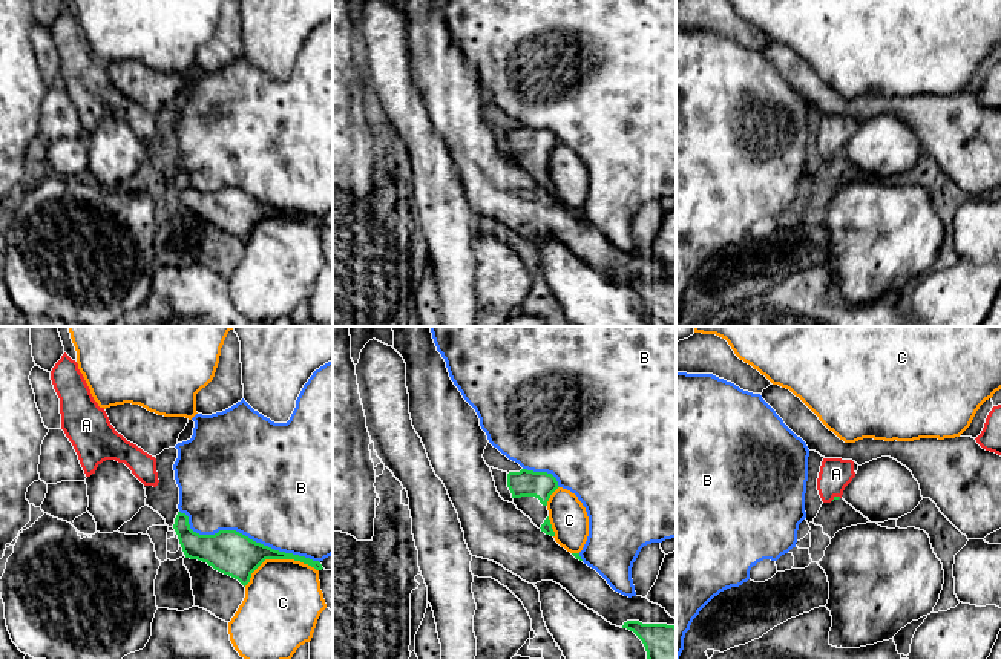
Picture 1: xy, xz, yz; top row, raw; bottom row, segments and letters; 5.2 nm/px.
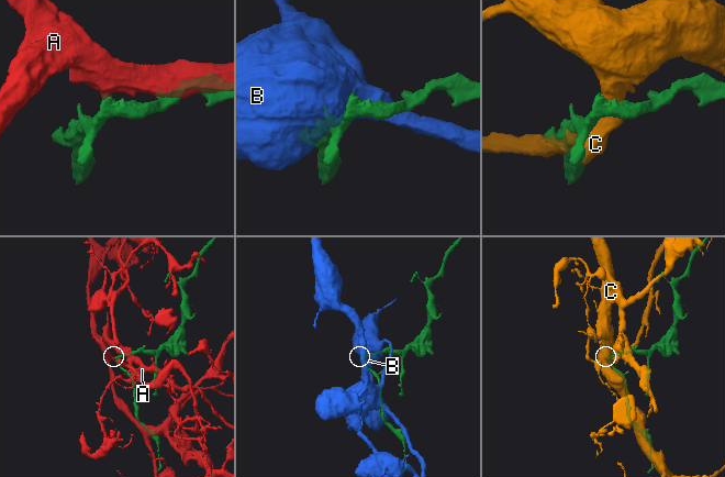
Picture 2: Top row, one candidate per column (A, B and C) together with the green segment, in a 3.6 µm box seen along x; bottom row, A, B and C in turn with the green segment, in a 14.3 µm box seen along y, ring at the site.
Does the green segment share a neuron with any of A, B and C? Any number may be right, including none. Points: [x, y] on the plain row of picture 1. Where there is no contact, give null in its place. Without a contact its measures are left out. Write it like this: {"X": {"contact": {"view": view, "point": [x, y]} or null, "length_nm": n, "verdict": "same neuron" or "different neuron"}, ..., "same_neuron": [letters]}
{"A": {"contact": {"view": "yz", "point": [836, 154]}, "length_nm": 60, "verdict": "same neuron"}, "B": {"contact": {"view": "xy", "point": [244, 192]}, "length_nm": 800, "verdict": "different neuron"}, "C": {"contact": {"view": "xy", "point": [278, 215]}, "length_nm": 400, "verdict": "different neuron"}, "same_neuron": ["A"]}

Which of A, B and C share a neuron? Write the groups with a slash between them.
A / B / C

